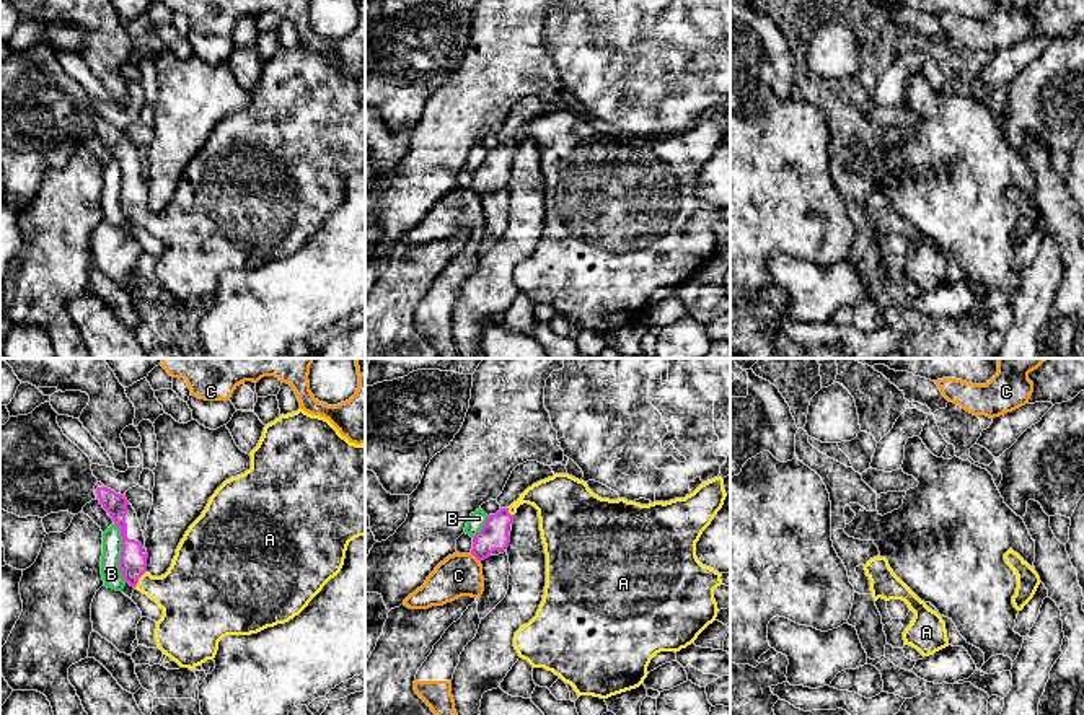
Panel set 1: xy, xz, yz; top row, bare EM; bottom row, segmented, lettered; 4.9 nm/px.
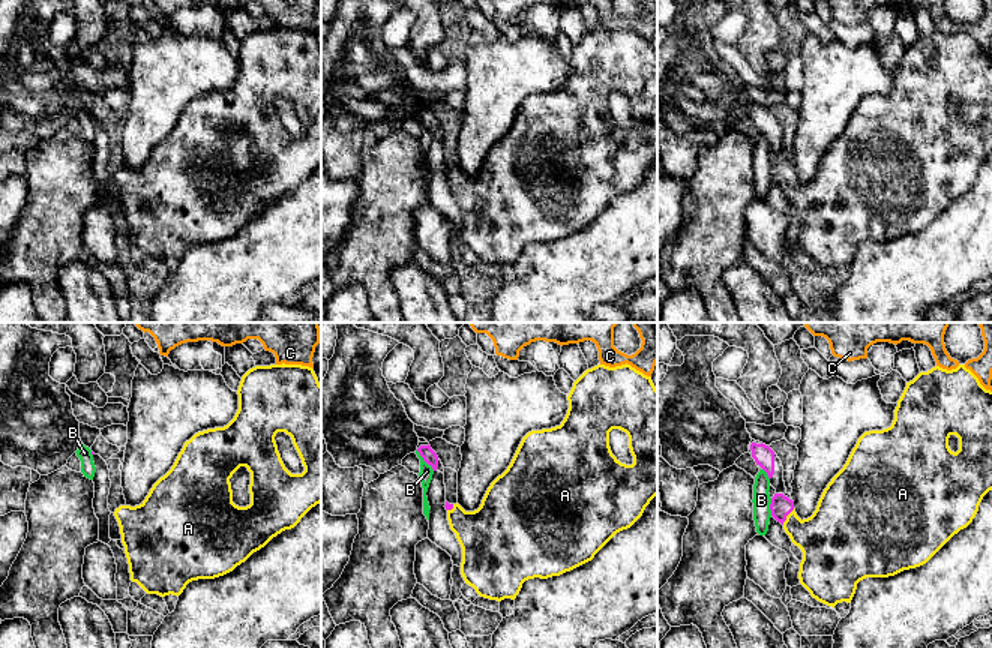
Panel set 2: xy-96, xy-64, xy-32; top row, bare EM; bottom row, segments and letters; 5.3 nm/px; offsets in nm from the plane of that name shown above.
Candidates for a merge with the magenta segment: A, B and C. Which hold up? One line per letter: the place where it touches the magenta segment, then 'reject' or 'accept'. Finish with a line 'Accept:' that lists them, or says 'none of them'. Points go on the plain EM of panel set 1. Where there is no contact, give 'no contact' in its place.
A: meets magenta in xy at (139, 212); accept
B: meets magenta in xy at (121, 188); reject
C: meets magenta in xz at (475, 191); reject
Accept: A

